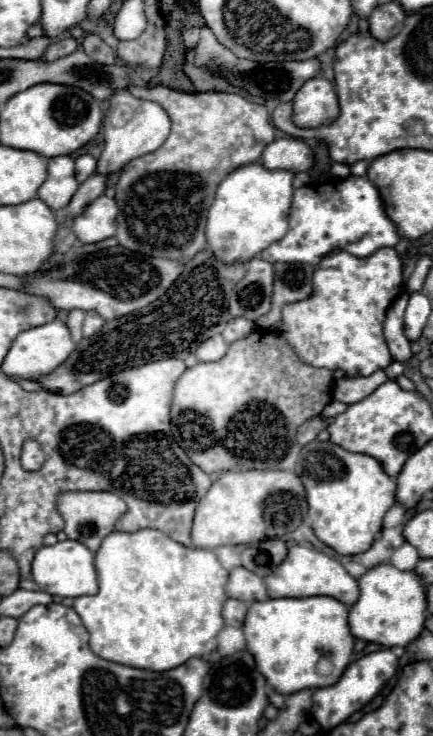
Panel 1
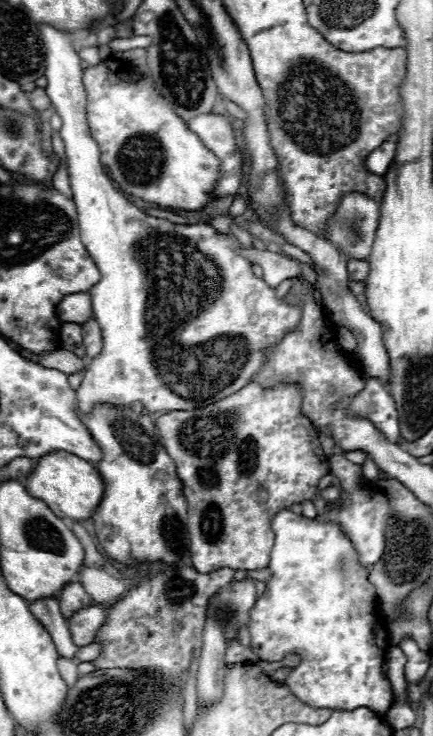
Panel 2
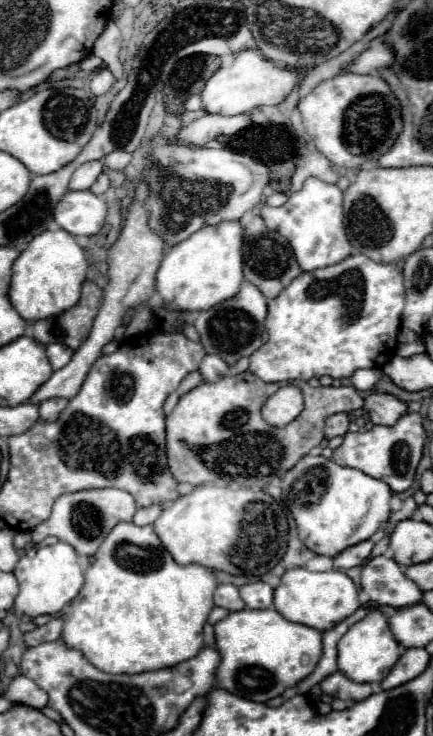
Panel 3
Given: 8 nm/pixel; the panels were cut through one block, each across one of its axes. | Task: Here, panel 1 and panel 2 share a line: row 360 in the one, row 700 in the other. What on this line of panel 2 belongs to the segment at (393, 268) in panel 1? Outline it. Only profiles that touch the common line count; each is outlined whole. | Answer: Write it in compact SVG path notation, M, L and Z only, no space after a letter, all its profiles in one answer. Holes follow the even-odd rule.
M280 510L272 518L272 530L276 534L268 564L272 576L266 582L266 592L250 610L250 648L268 662L278 662L290 652L300 654L302 662L292 670L286 668L288 678L284 684L294 696L314 708L354 710L368 706L374 712L386 714L392 704L392 690L390 682L382 676L382 666L390 634L386 634L386 620L376 610L378 600L374 586L368 582L368 568L358 564L352 542L340 532L338 524L314 522L292 510Z

